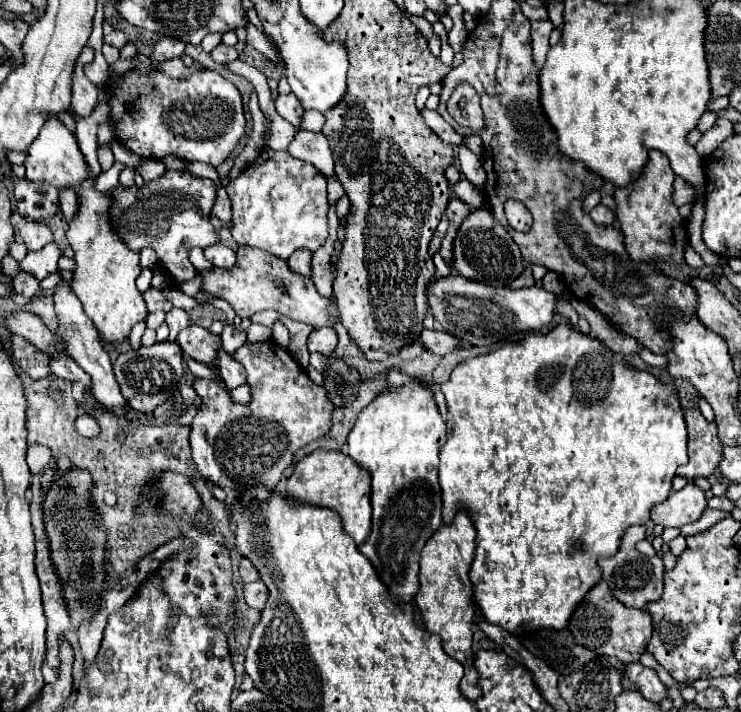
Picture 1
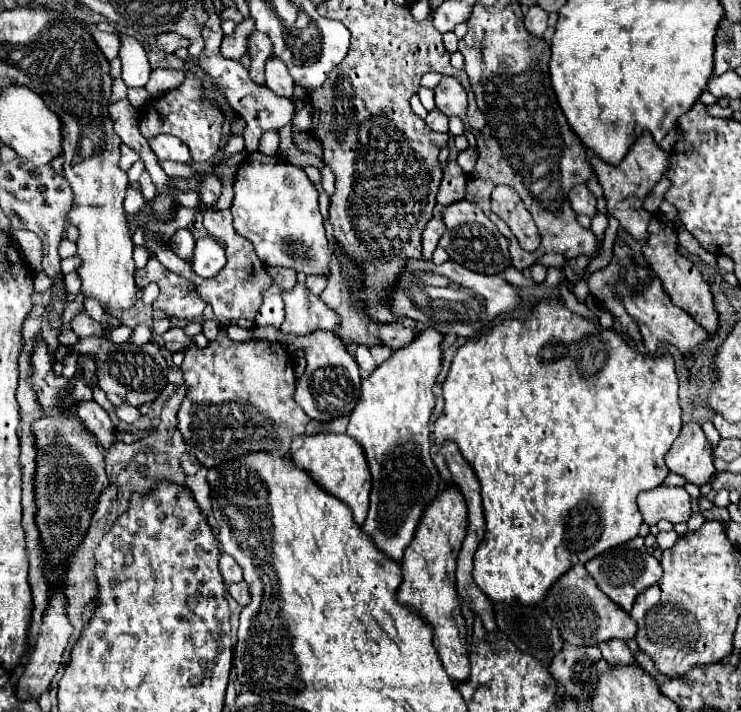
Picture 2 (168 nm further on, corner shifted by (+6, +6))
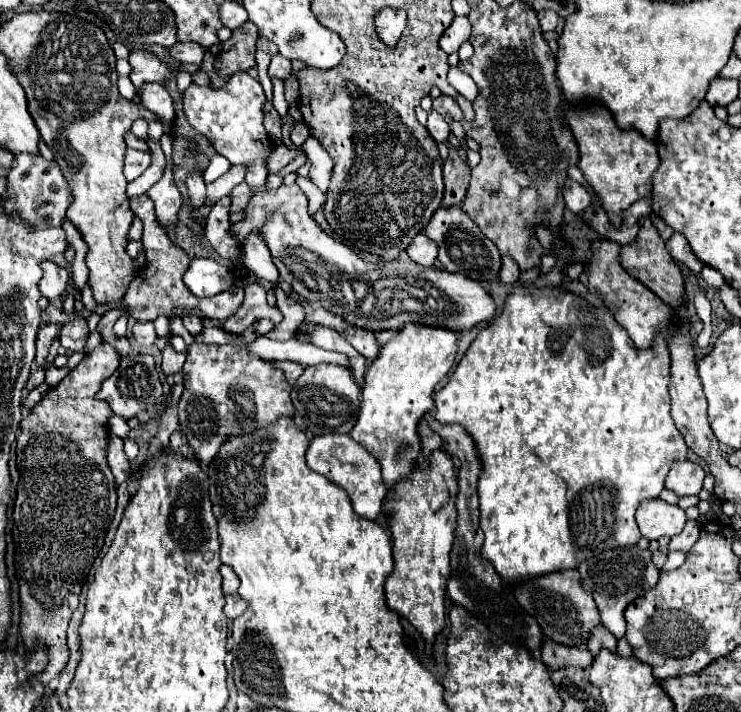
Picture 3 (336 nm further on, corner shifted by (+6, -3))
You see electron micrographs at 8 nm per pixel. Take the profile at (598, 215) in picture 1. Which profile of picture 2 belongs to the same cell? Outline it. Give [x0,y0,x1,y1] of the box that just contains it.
[568,185,596,217]

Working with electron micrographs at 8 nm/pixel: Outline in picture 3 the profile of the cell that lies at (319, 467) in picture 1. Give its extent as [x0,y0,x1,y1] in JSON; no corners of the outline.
[306,434,386,520]

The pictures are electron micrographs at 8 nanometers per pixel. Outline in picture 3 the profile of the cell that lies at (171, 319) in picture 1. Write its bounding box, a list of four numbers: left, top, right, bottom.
[132,322,158,346]

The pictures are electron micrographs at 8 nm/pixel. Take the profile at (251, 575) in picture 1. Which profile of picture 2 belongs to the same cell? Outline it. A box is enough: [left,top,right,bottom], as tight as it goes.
[220,553,242,585]

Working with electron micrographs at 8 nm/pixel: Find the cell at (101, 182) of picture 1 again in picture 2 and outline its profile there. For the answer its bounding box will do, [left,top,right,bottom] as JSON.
[120,145,140,171]

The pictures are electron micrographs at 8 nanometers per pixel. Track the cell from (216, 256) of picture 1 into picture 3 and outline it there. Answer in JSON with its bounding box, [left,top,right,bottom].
[184,258,234,298]

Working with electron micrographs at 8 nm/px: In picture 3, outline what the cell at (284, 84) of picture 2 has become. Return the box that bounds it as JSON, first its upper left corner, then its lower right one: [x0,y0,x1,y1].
[270,54,292,80]

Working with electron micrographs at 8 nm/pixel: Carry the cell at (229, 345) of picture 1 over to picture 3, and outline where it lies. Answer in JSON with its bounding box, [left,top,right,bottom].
[184,316,204,336]

